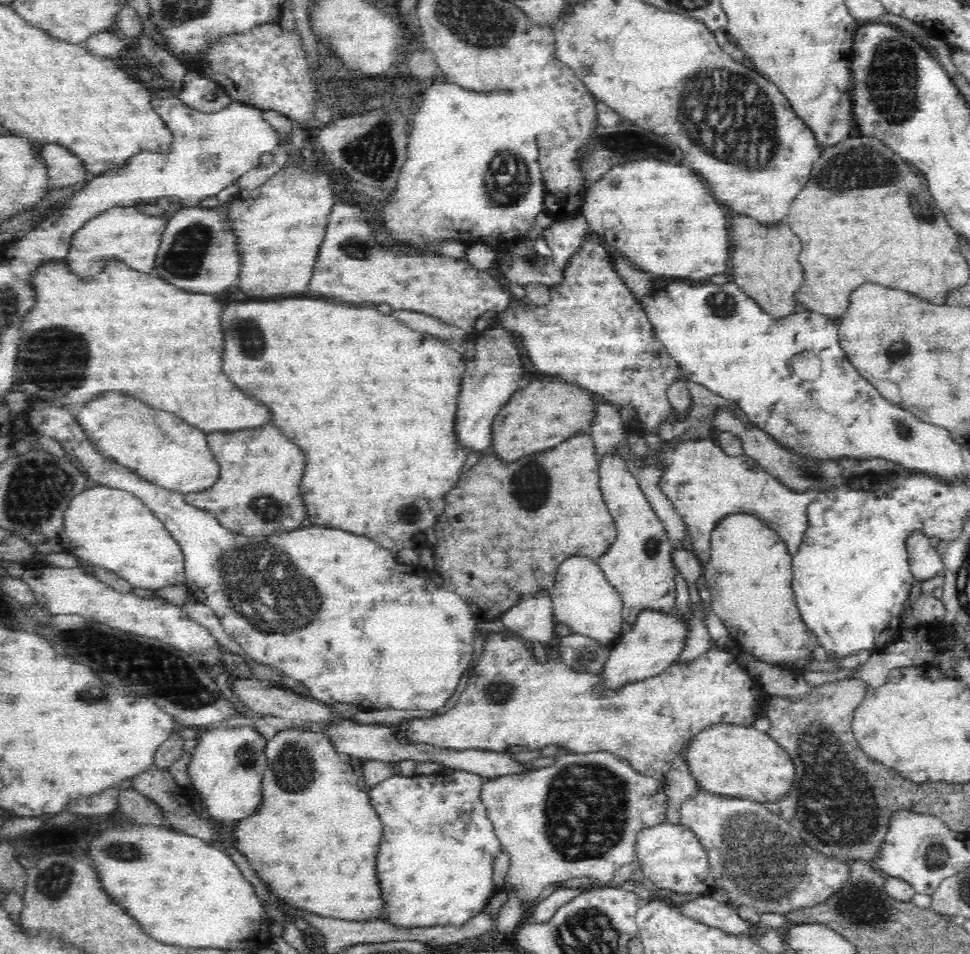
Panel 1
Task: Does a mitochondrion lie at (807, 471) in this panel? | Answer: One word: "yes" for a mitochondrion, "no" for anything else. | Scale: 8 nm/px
yes

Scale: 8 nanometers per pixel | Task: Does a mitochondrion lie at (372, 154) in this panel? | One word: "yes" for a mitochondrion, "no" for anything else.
yes

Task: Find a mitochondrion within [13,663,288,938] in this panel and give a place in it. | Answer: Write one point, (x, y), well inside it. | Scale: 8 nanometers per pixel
(52, 883)

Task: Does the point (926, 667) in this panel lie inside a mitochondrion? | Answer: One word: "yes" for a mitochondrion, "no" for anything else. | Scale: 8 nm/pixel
no

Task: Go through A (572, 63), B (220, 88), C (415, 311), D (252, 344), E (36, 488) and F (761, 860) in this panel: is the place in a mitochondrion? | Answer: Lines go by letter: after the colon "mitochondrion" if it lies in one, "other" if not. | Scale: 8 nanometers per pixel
A: other
B: other
C: other
D: mitochondrion
E: mitochondrion
F: mitochondrion

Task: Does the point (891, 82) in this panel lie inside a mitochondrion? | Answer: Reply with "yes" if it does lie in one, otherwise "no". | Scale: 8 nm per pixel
yes

